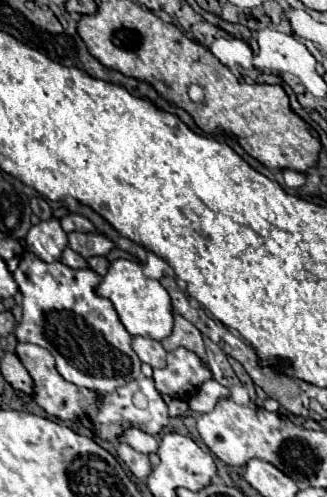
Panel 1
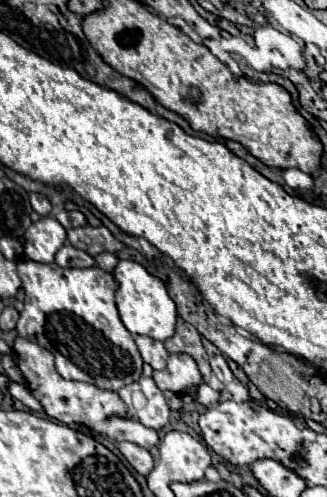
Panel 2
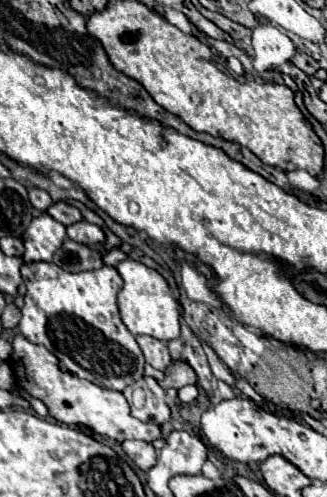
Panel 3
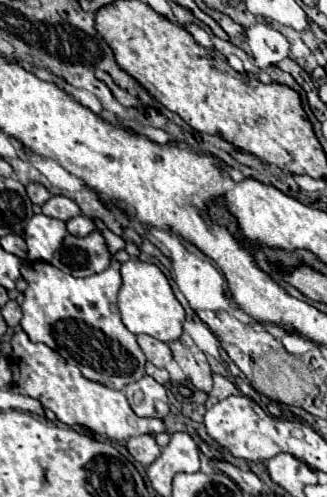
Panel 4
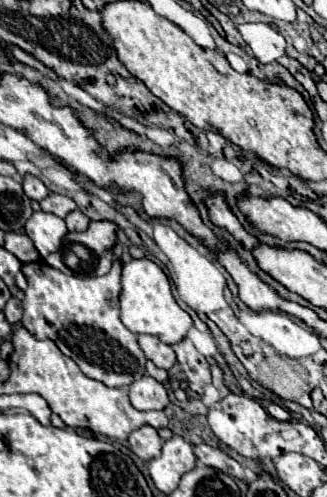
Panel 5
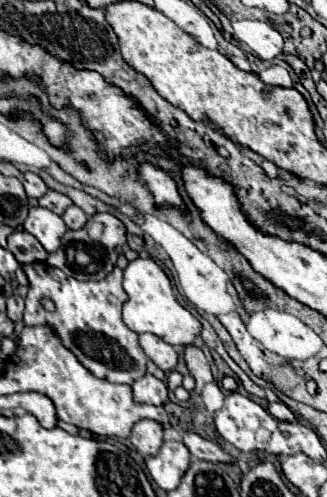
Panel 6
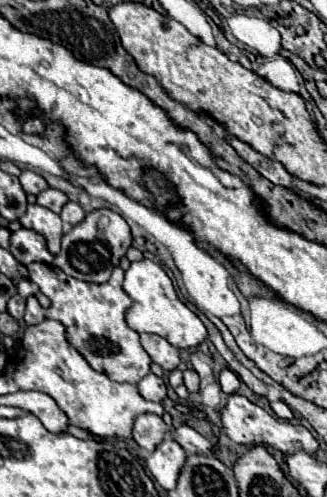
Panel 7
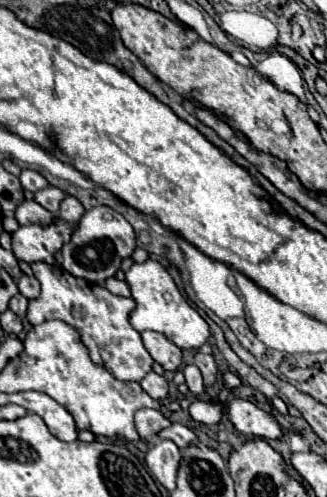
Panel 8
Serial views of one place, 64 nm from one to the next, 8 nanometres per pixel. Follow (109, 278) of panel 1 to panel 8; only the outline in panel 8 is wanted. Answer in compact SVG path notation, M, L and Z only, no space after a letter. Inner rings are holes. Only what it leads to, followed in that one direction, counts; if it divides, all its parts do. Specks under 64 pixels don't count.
M146 260L142 264L132 264L132 268L126 272L126 284L130 288L130 294L136 302L136 308L130 312L130 324L134 330L154 330L164 334L172 344L178 348L200 348L210 338L210 328L204 322L204 318L182 298L178 292L172 276L166 272L166 268L156 260Z

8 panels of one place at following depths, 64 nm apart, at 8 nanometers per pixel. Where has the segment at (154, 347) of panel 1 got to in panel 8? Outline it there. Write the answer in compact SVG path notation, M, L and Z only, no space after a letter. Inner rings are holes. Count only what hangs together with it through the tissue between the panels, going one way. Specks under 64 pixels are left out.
M142 332L144 348L164 370L178 370L182 362L182 350L174 346L166 336L158 332Z

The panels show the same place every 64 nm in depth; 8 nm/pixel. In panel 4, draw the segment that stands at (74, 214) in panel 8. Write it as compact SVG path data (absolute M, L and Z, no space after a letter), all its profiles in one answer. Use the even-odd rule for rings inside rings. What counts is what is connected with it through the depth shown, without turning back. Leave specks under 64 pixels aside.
M76 216L66 226L68 226L68 232L72 236L80 236L80 238L88 236L94 230L94 222L90 218L86 218L86 216Z

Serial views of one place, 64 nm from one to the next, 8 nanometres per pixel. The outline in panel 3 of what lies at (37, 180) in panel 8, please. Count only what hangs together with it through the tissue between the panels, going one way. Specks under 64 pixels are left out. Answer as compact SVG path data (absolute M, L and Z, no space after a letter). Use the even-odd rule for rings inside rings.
M32 188L28 194L30 194L30 202L32 202L32 206L34 206L36 210L46 212L46 210L52 206L52 198L48 196L48 192L38 190L38 188Z

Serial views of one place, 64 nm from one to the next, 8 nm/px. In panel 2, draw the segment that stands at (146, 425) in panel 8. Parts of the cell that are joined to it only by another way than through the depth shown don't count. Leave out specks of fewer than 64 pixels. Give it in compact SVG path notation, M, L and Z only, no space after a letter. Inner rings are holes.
M120 442L118 450L132 464L132 468L140 476L148 476L148 472L154 468L154 460L152 460L148 450L144 450L144 448L140 448L140 446L132 444L132 442Z

